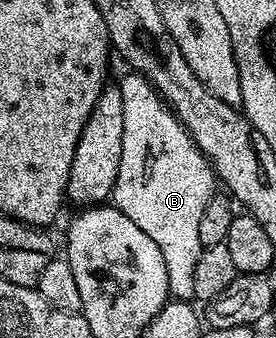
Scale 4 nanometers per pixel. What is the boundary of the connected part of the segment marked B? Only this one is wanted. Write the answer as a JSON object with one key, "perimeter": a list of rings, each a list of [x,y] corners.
{"perimeter":[[[128,74],[119,80],[123,97],[123,157],[119,157],[119,177],[111,203],[159,245],[167,265],[170,296],[189,301],[195,293],[195,261],[199,261],[202,248],[199,220],[207,201],[215,194],[215,172],[157,90],[143,76]]]}

